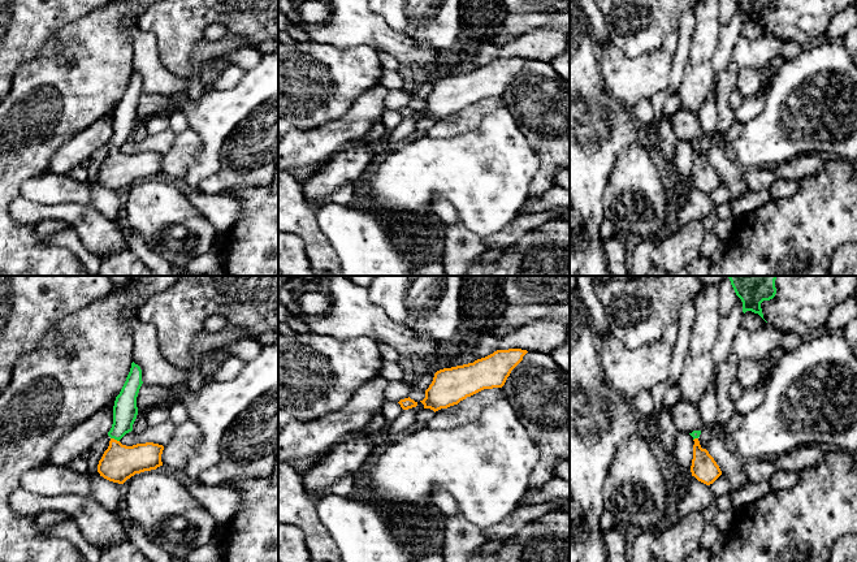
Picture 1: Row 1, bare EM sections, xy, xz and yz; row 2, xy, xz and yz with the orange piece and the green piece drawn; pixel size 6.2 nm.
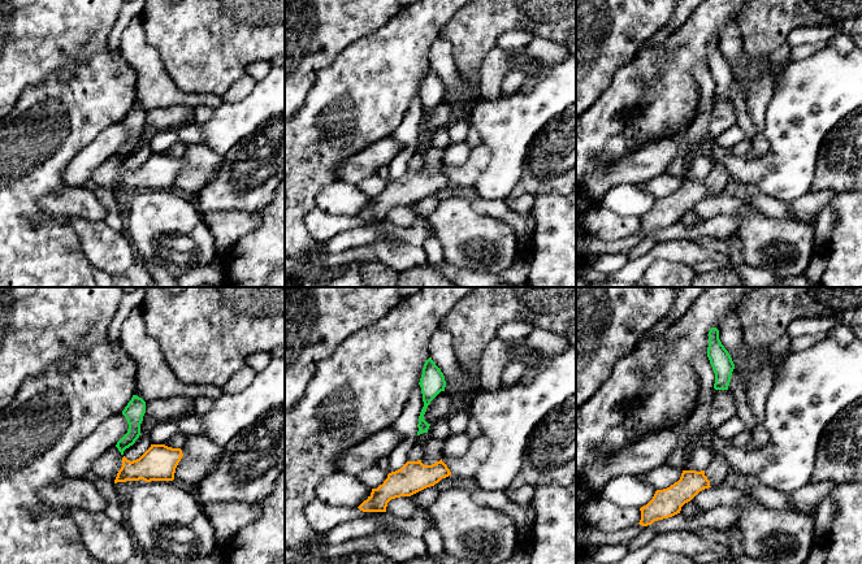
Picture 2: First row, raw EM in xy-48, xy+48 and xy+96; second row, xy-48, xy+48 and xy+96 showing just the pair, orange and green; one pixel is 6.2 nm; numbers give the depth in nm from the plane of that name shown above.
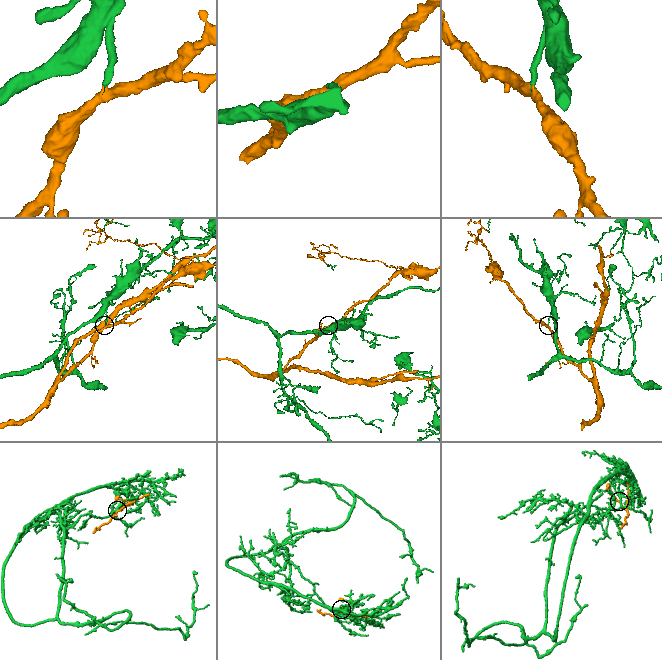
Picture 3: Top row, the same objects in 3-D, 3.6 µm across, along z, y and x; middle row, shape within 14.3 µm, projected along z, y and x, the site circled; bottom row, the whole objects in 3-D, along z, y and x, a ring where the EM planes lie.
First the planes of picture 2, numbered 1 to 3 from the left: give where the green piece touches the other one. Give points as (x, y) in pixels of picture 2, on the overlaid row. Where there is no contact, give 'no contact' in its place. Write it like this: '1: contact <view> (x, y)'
1: no contact
2: no contact
3: no contact

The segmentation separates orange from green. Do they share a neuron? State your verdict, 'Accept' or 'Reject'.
Reject

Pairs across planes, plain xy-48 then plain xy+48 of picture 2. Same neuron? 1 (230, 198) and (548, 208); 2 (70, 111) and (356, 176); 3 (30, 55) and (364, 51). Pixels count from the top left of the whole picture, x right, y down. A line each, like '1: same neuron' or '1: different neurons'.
1: different neurons
2: different neurons
3: different neurons

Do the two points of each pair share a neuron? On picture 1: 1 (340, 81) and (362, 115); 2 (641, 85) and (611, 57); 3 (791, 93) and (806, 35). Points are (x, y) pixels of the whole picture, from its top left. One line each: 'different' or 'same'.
1: different
2: same
3: different

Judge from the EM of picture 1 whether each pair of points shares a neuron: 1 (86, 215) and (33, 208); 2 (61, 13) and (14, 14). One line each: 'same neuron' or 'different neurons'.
1: same neuron
2: same neuron

